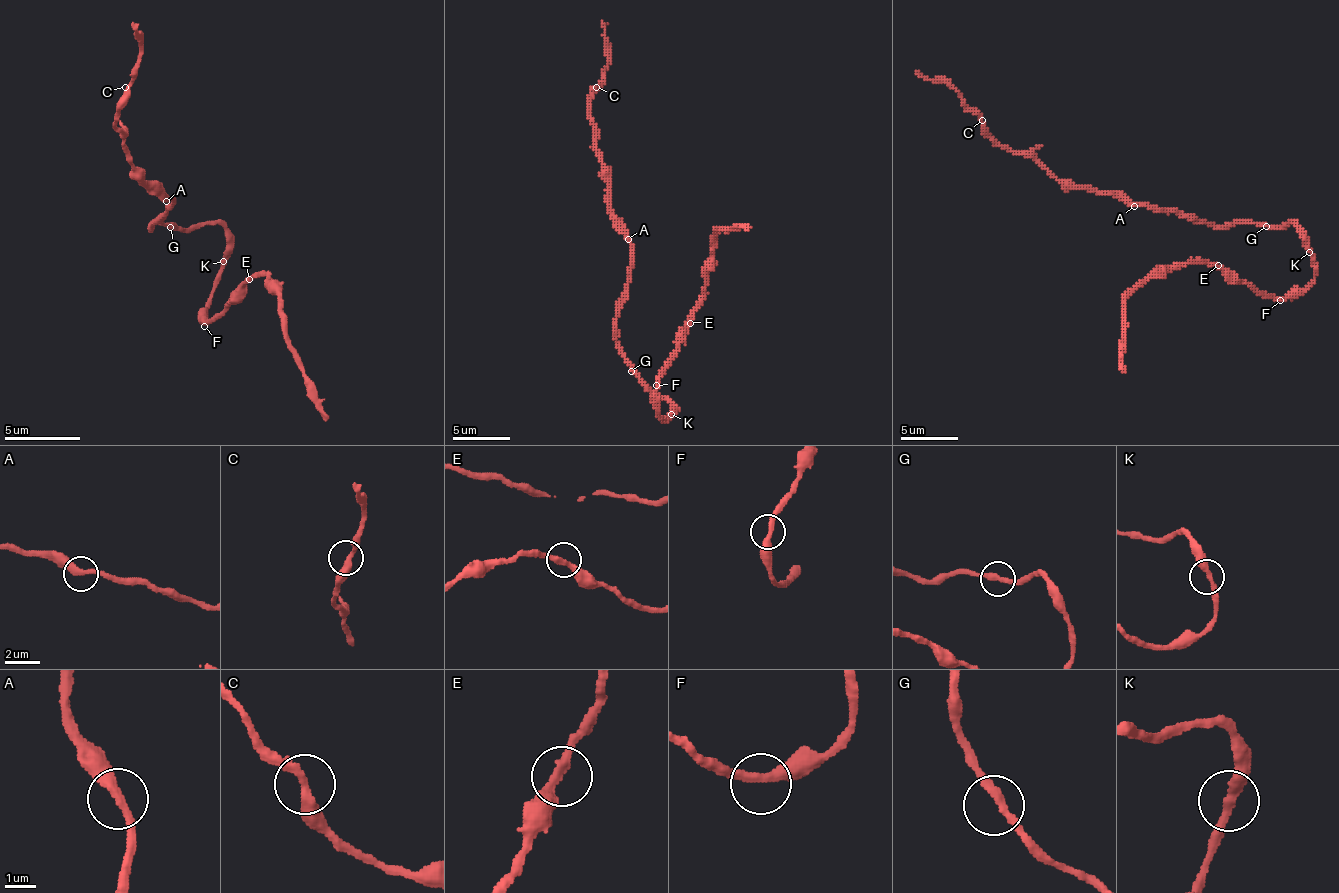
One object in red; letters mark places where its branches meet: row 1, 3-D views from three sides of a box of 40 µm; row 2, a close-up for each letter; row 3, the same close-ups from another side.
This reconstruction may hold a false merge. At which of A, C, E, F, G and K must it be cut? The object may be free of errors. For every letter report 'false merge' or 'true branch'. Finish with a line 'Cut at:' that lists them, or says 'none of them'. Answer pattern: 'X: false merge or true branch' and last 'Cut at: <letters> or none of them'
A: true branch
C: true branch
E: true branch
F: true branch
G: true branch
K: true branch
Cut at: none of them

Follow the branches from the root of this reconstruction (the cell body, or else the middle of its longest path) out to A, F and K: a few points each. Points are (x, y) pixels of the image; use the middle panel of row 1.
A: (633, 371), (633, 365), (616, 339), (619, 299), (631, 279), (631, 242), (628, 239)
F: (633, 371), (656, 394), (668, 396), (674, 402), (674, 411), (665, 419), (656, 408), (656, 385)
K: (633, 371), (656, 394), (668, 396), (674, 402), (671, 414)

